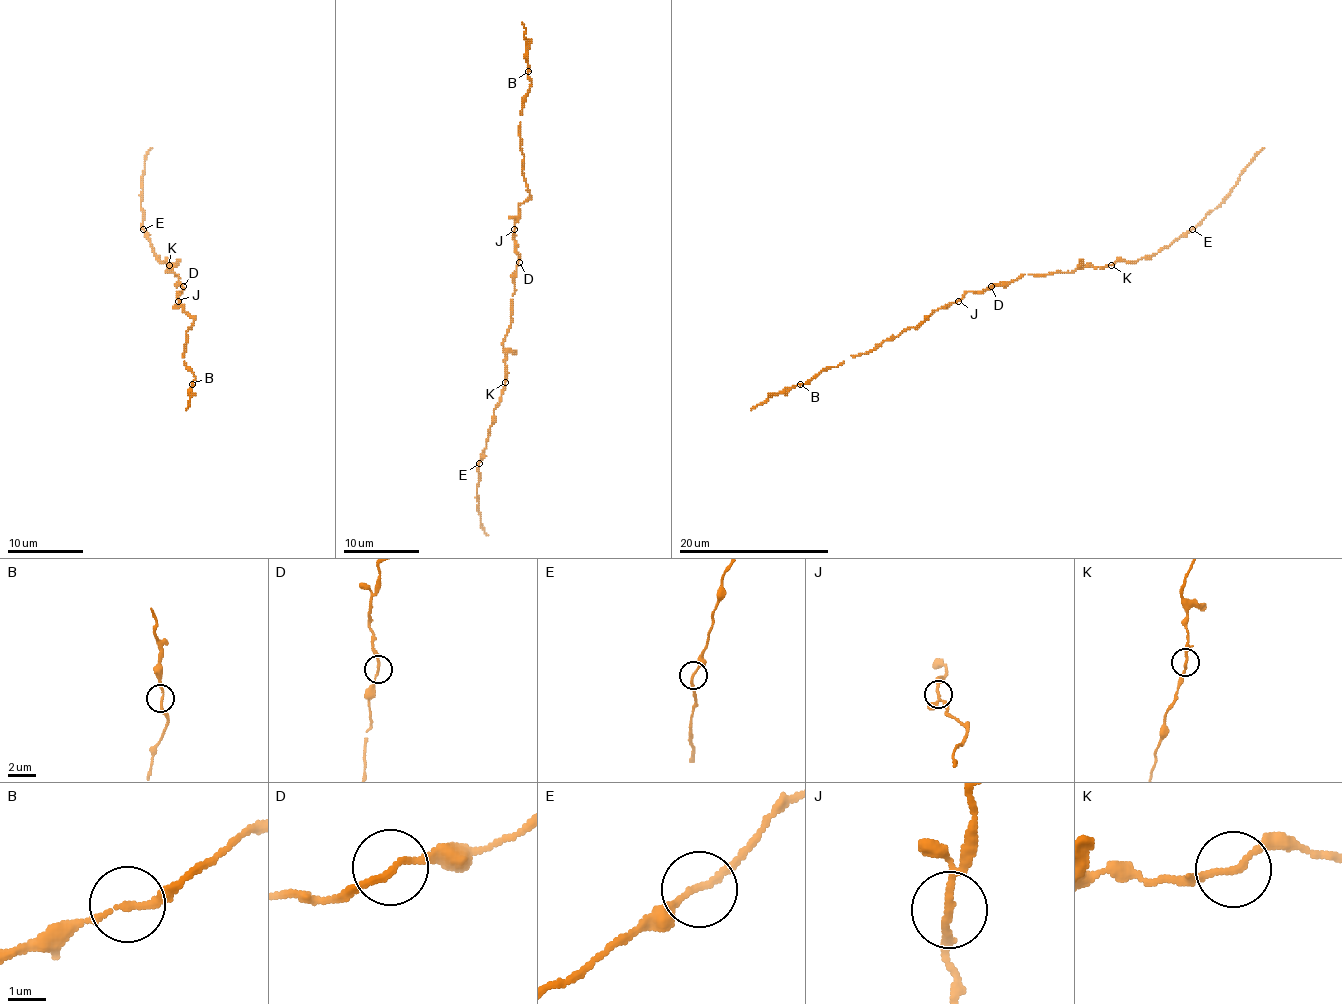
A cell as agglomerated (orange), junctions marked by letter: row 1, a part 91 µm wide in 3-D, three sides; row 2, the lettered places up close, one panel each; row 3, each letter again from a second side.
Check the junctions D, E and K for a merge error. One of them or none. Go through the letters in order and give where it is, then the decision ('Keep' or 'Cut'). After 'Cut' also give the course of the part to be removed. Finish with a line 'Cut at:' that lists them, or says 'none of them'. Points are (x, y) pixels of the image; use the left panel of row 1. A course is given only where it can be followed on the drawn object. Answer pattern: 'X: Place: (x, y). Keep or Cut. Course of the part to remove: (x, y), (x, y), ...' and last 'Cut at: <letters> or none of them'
D: Place: (183, 286). Keep
E: Place: (143, 229). Keep
K: Place: (169, 265). Keep
Cut at: none of them

